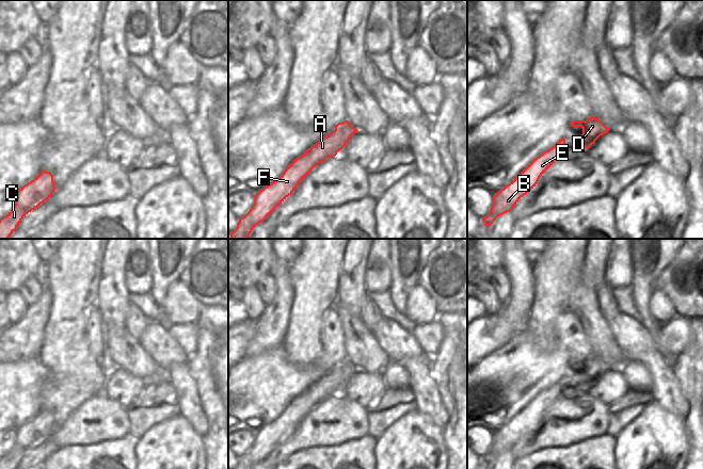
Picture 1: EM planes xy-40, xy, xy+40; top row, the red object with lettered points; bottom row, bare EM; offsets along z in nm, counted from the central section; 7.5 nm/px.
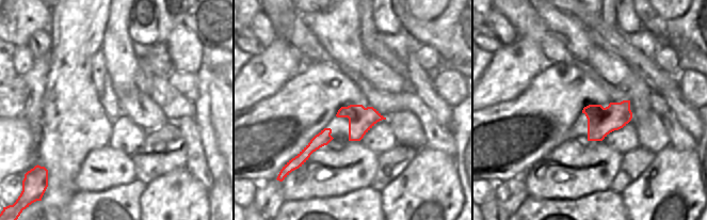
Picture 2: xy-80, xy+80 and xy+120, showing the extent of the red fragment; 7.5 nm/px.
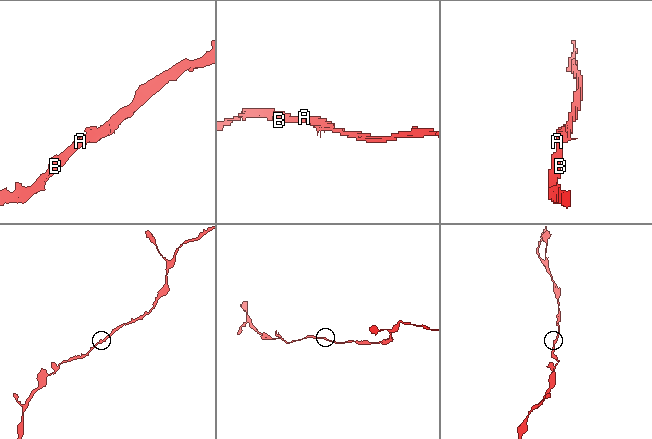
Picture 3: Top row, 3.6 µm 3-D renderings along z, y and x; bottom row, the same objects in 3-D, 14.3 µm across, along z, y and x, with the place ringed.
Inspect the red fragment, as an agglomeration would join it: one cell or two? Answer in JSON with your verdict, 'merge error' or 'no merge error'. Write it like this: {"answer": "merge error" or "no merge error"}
{"answer": "no merge error"}

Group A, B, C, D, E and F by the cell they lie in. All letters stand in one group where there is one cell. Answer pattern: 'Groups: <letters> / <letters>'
Groups: A B C D E F.

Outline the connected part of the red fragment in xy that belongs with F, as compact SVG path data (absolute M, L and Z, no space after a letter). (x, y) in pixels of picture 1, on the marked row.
M348 120L338 123L334 131L294 159L276 180L254 195L254 205L239 219L230 239L250 239L252 230L292 194L309 172L326 158L335 157L357 131Z

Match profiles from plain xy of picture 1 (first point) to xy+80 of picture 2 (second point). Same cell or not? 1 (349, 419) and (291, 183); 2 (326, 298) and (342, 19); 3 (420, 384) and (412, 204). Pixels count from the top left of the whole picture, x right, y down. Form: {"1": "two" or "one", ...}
{"1": "one", "2": "one", "3": "two"}

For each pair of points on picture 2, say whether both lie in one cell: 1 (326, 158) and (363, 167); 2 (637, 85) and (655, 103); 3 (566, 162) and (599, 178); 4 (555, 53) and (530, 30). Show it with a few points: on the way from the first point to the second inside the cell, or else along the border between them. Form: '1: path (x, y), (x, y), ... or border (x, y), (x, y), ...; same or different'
1: path (337, 158), (359, 158); same
2: border (651, 91), (649, 107), (652, 110); different
3: path (581, 162), (606, 159), (608, 167); same
4: path (549, 47), (536, 34); same

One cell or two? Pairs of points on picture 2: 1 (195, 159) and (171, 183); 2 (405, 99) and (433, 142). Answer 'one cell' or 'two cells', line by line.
1: two cells
2: one cell

